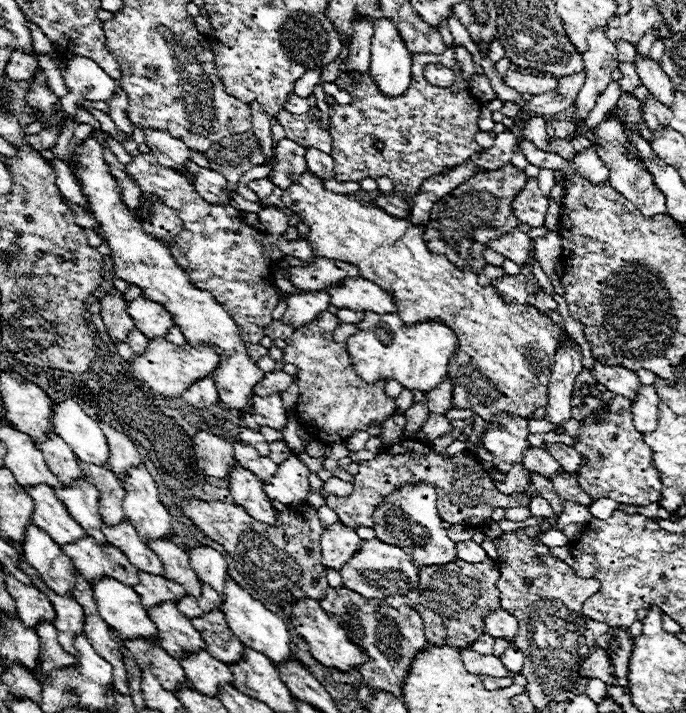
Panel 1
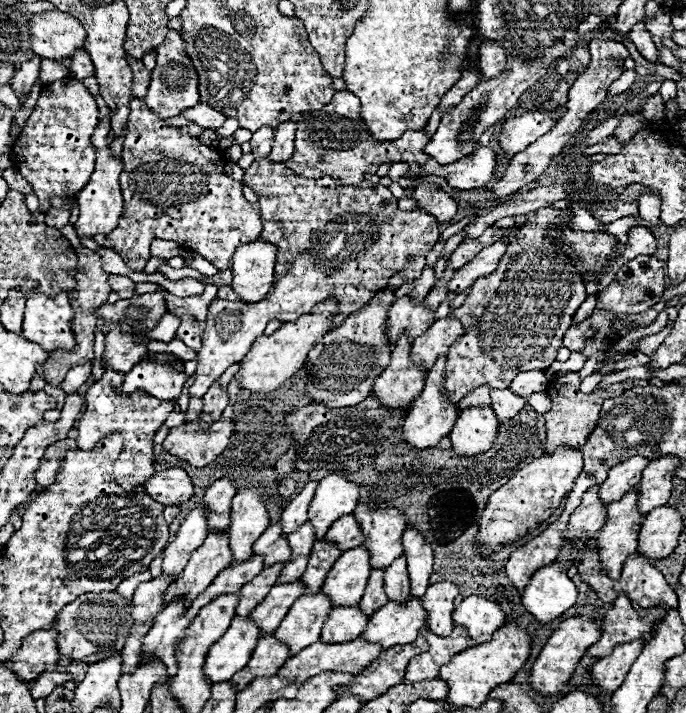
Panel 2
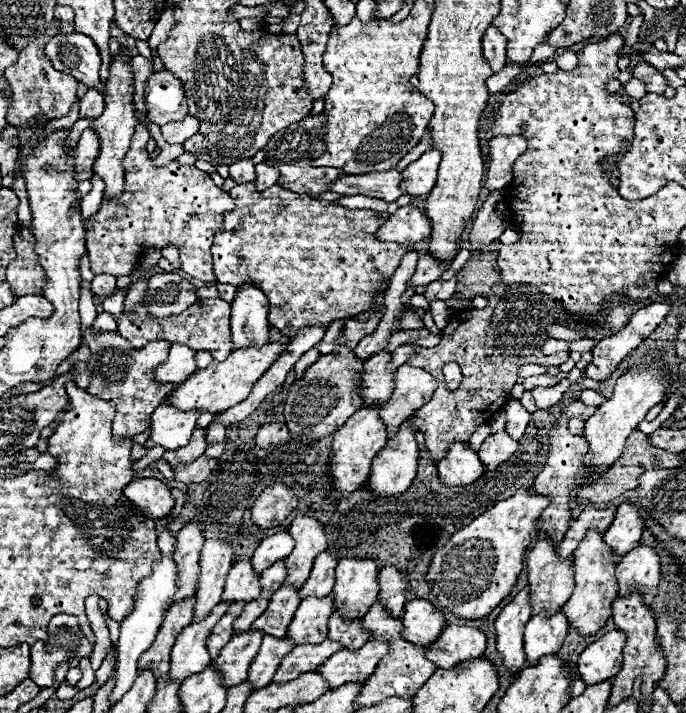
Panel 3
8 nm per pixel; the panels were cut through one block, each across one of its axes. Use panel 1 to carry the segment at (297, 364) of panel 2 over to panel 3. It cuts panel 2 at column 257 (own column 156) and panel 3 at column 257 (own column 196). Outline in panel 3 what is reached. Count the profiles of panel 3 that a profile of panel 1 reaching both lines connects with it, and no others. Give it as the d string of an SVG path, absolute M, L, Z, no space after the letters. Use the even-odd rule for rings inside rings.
M270 342L260 348L256 348L256 346L238 348L224 362L212 360L206 368L196 370L184 384L180 384L180 388L176 388L166 398L166 402L178 410L184 410L184 412L198 410L198 412L220 414L220 412L224 412L224 410L232 408L234 404L240 404L242 400L248 398L248 392L254 388L256 380L268 370L272 360L276 360L276 356L280 354L280 348L284 348L284 346L278 342Z

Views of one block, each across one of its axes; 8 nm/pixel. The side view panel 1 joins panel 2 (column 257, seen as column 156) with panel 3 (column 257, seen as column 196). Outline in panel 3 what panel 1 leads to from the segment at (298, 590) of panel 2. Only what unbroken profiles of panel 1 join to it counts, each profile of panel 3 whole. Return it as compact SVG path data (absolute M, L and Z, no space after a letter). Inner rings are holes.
M248 630L238 636L232 636L232 640L224 646L220 656L212 660L214 668L222 672L226 688L246 682L248 664L252 662L252 656L256 656L256 648L260 648L260 644L262 644L262 632Z

